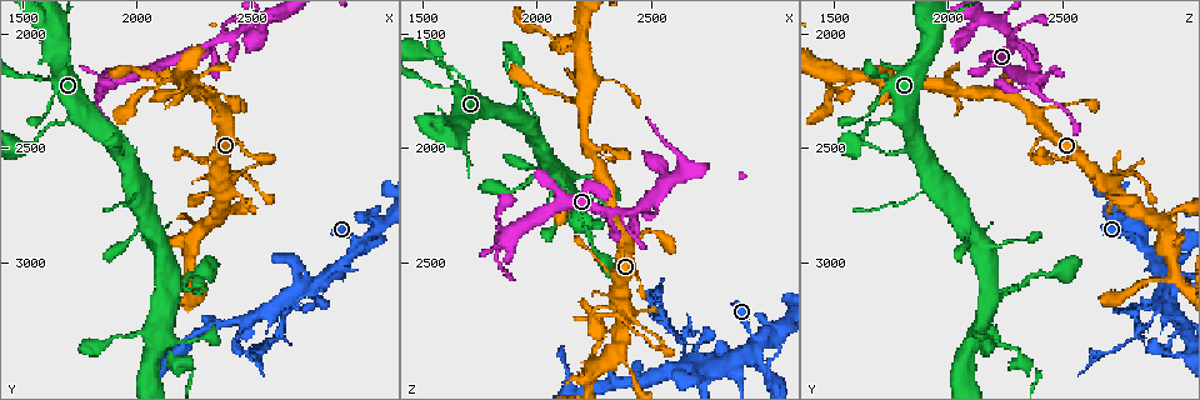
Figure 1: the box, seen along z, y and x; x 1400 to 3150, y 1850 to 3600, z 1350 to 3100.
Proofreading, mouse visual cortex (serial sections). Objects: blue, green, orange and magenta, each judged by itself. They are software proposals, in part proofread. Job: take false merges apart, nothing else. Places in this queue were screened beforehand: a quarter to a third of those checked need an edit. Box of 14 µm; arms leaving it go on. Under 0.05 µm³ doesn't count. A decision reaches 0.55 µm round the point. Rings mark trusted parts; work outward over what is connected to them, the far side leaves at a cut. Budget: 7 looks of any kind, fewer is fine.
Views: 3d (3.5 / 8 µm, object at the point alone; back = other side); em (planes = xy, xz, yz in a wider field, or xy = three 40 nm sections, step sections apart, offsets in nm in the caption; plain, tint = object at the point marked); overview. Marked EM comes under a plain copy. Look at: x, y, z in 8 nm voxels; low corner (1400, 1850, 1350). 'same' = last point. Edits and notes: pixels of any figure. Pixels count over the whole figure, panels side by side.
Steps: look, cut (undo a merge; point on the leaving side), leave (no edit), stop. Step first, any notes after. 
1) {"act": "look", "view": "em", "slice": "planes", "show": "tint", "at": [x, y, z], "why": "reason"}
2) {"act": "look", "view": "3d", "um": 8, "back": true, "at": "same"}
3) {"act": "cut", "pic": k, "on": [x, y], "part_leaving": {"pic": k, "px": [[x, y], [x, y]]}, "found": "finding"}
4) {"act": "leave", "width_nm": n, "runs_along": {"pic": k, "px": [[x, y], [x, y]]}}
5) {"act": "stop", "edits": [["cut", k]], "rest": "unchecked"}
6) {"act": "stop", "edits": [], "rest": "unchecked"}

{"act": "look", "view": "em", "slice": "planes", "show": "tint", "at": [2380, 2650, 2680], "why": "sharp bend"}

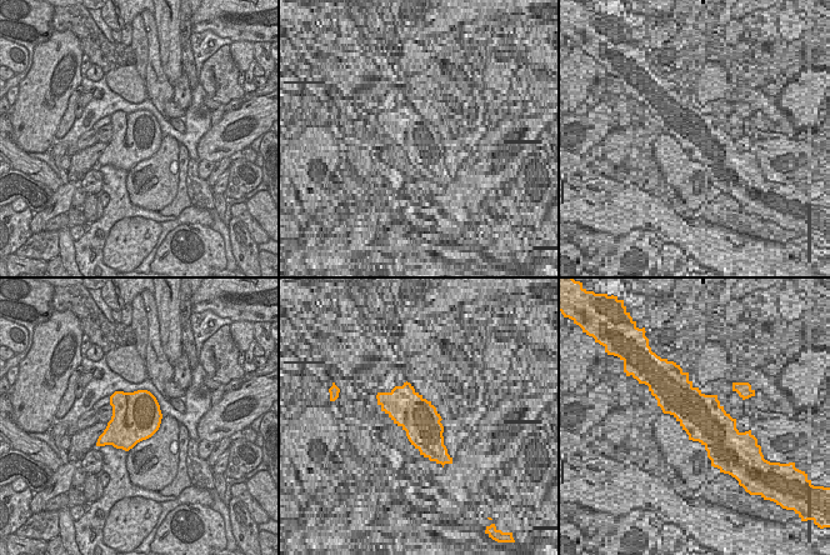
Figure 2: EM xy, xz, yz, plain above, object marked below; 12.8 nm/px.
{"act": "look", "view": "3d", "um": 3.5, "at": "same"}

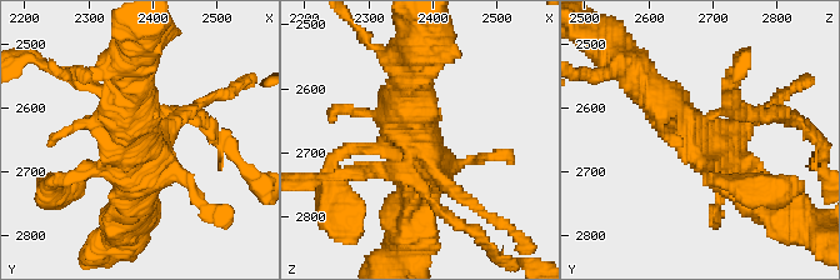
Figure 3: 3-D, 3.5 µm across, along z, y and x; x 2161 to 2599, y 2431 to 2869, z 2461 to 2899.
{"act": "cut", "pic": 3, "on": [368, 168], "part_leaving": {"pic": 3, "px": [[724, 109], [784, 114], [804, 129]]}, "found": "a second cell is stuck on"}

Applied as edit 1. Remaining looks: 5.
{"act": "look", "view": "3d", "um": 3.5, "at": [2160, 3150, 2200], "why": "abrupt turn"}

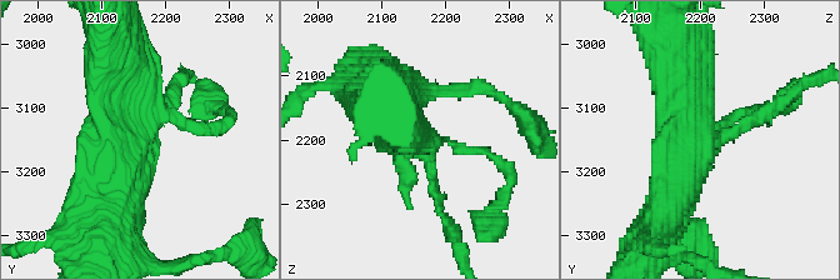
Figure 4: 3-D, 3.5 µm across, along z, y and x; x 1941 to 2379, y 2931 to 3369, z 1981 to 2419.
{"act": "look", "view": "em", "slice": "xy", "step": 5, "show": "tint", "at": [2155, 3150, 2205], "arm_widths_nm": [150, 500]}

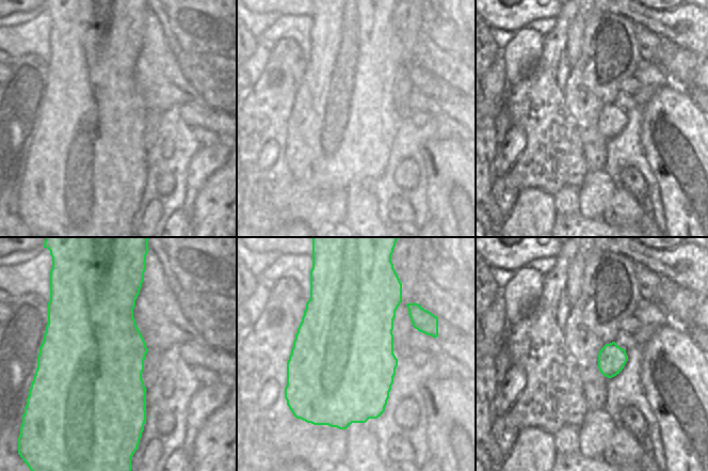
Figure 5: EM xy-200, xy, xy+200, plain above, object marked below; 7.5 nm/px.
{"act": "look", "view": "em", "slice": "xy", "step": 1, "show": "tint", "at": "same", "why": "cut it another way"}

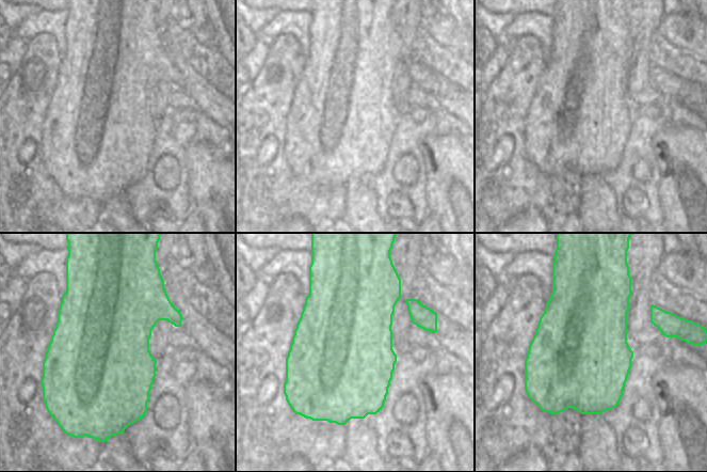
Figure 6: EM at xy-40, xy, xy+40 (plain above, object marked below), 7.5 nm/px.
{"act": "leave", "runs_along": {"pic": 4, "px": [[679, 63], [701, 139], [769, 111]]}, "found": "continuous, no second cell"}

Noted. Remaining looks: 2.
{"act": "look", "view": "3d", "um": 3.5, "at": [2960, 2910, 2840], "why": "a narrow waist"}

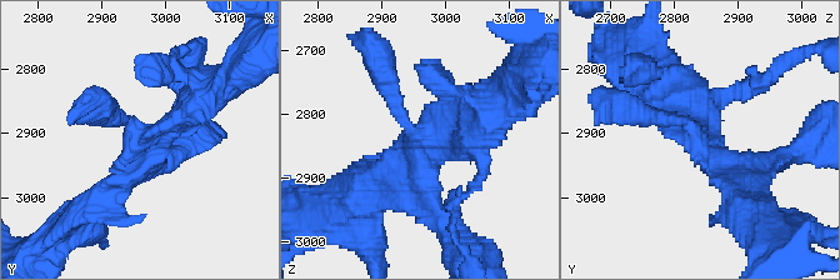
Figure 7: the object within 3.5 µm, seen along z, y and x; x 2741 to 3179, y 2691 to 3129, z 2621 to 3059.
{"act": "leave", "runs_along": {"pic": 7, "px": [[634, 111], [685, 120], [733, 193]]}, "found": "one cell here"}

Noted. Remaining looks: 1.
{"act": "stop", "edits": [["cut", 3]], "rest": "unchecked"}

